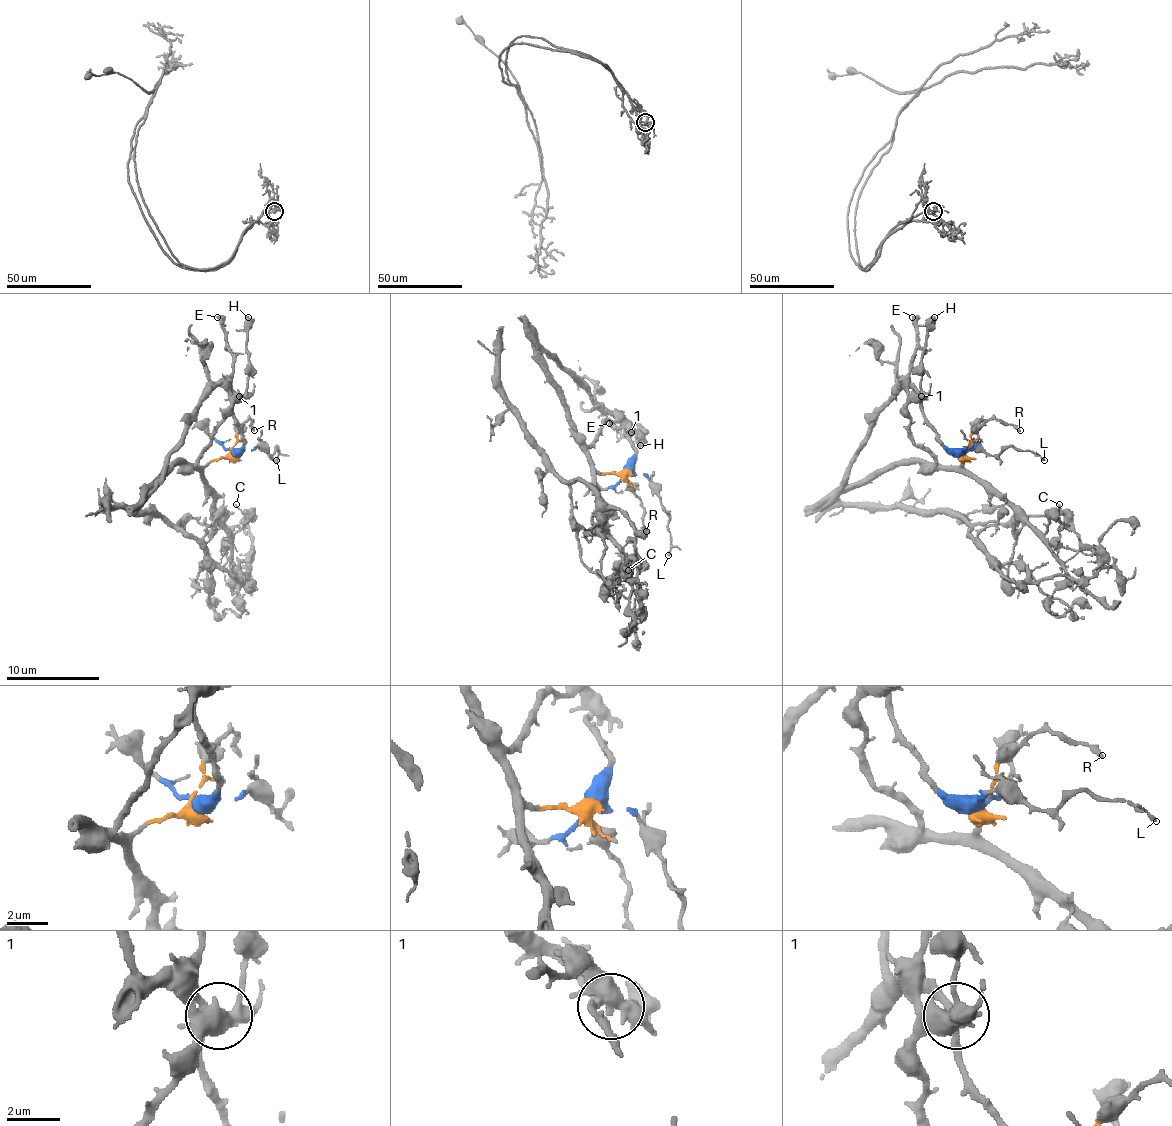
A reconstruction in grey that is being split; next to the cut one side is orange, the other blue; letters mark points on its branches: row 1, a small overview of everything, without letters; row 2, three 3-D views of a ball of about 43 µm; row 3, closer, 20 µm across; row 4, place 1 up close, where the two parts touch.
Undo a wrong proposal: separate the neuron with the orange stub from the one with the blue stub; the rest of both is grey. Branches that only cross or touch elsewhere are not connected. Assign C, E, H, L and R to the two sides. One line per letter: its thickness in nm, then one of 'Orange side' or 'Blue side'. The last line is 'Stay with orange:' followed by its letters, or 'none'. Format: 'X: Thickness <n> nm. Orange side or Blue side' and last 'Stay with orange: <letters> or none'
C: Thickness 110 nm. Orange side
E: Thickness 480 nm. Orange side
H: Thickness 550 nm. Blue side
L: Thickness 140 nm. Blue side
R: Thickness 240 nm. Orange side
Stay with orange: C, E, R

